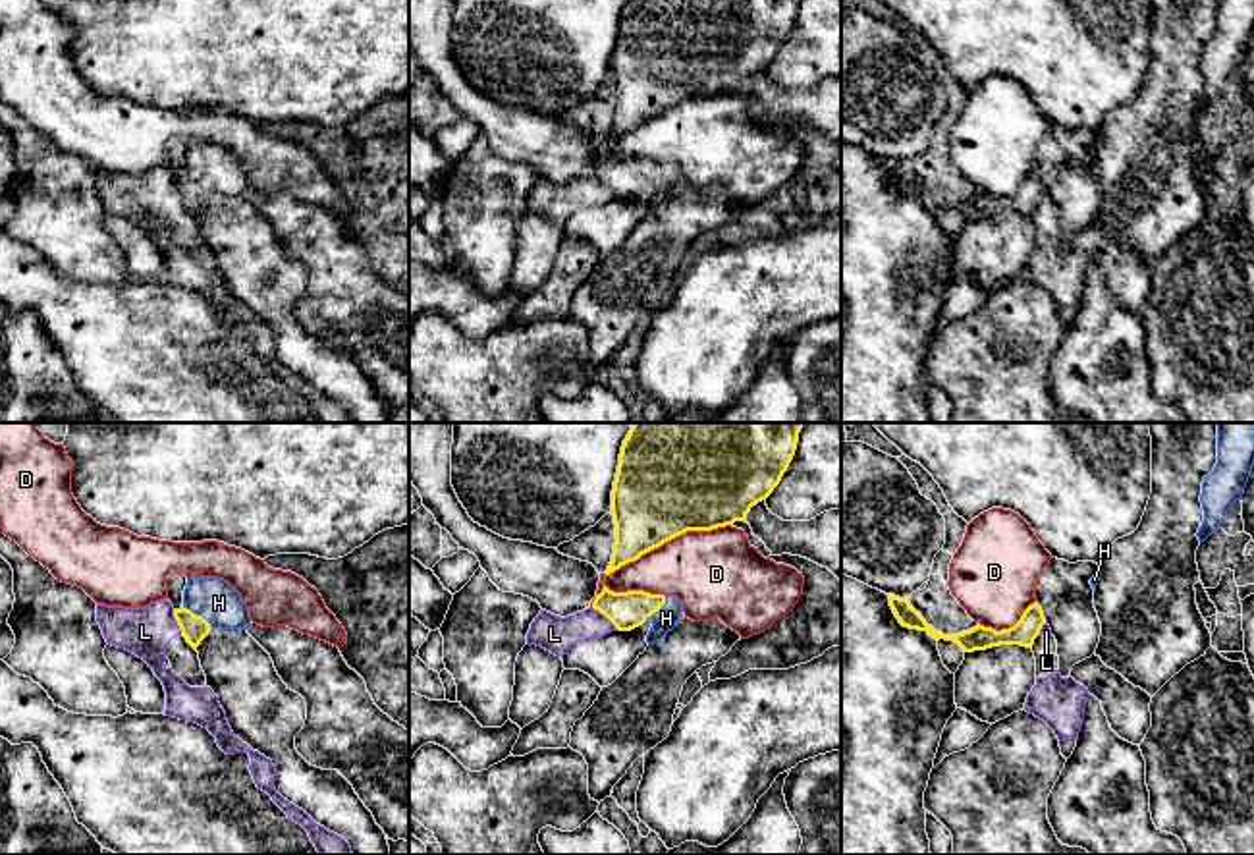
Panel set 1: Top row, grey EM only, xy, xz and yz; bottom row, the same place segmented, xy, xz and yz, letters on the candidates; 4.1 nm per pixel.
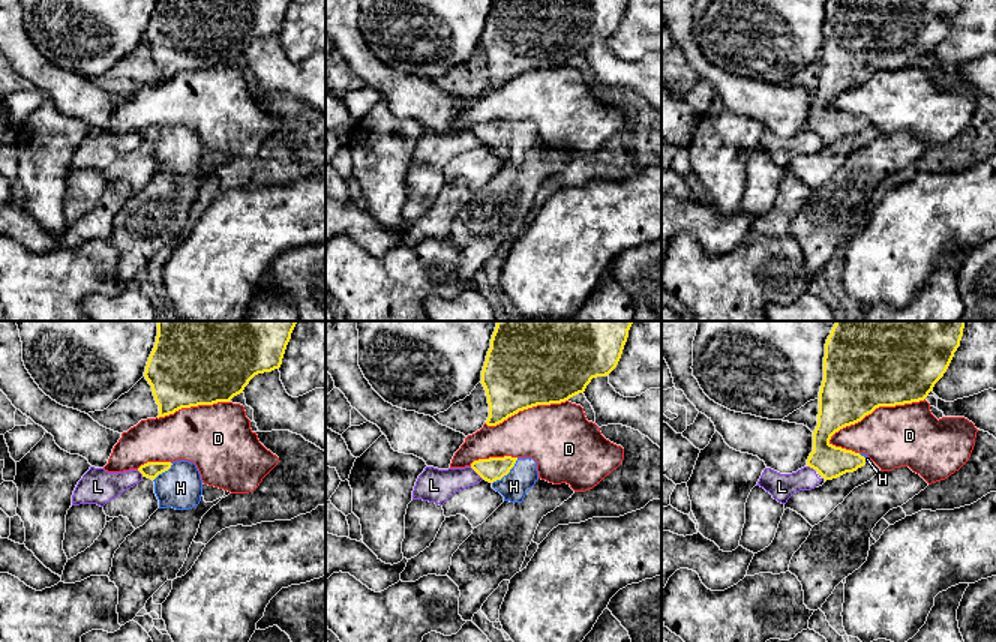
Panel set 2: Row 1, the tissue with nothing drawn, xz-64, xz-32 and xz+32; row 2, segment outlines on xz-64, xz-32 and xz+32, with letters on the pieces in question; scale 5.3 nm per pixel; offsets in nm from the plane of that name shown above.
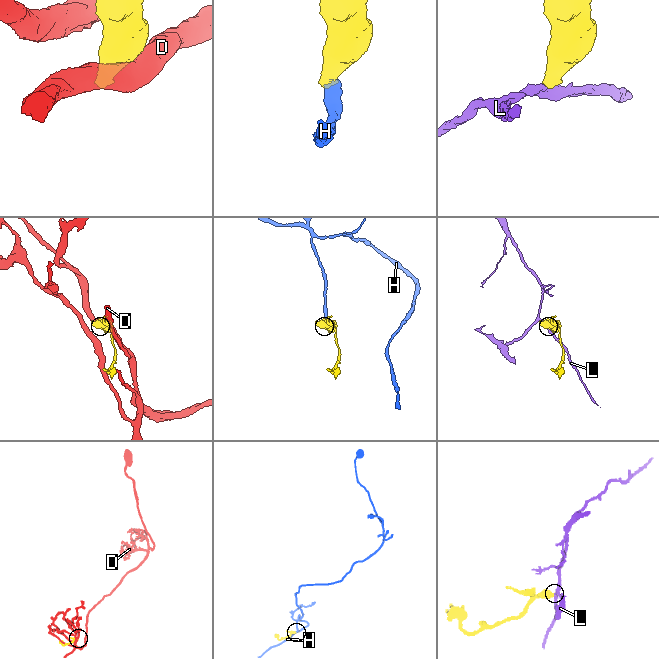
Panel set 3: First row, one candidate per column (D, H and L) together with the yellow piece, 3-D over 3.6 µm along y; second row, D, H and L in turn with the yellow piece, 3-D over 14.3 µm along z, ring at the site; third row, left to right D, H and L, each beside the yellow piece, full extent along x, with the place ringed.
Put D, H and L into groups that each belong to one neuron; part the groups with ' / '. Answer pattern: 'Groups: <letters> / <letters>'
Groups: D / H / L

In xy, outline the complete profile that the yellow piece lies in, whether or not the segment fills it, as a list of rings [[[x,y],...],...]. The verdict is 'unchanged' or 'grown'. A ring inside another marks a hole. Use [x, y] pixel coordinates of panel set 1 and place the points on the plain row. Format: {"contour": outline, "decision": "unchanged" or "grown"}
{"contour": [[[189,145],[183,158],[183,174],[174,178],[174,185],[181,203],[195,218],[212,197],[247,197],[251,191],[249,178],[239,160],[218,145]]], "decision": "grown"}

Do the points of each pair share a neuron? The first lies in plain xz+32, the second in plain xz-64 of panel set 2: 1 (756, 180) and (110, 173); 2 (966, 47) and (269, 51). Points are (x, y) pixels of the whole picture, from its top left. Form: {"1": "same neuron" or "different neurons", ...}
{"1": "different neurons", "2": "different neurons"}

